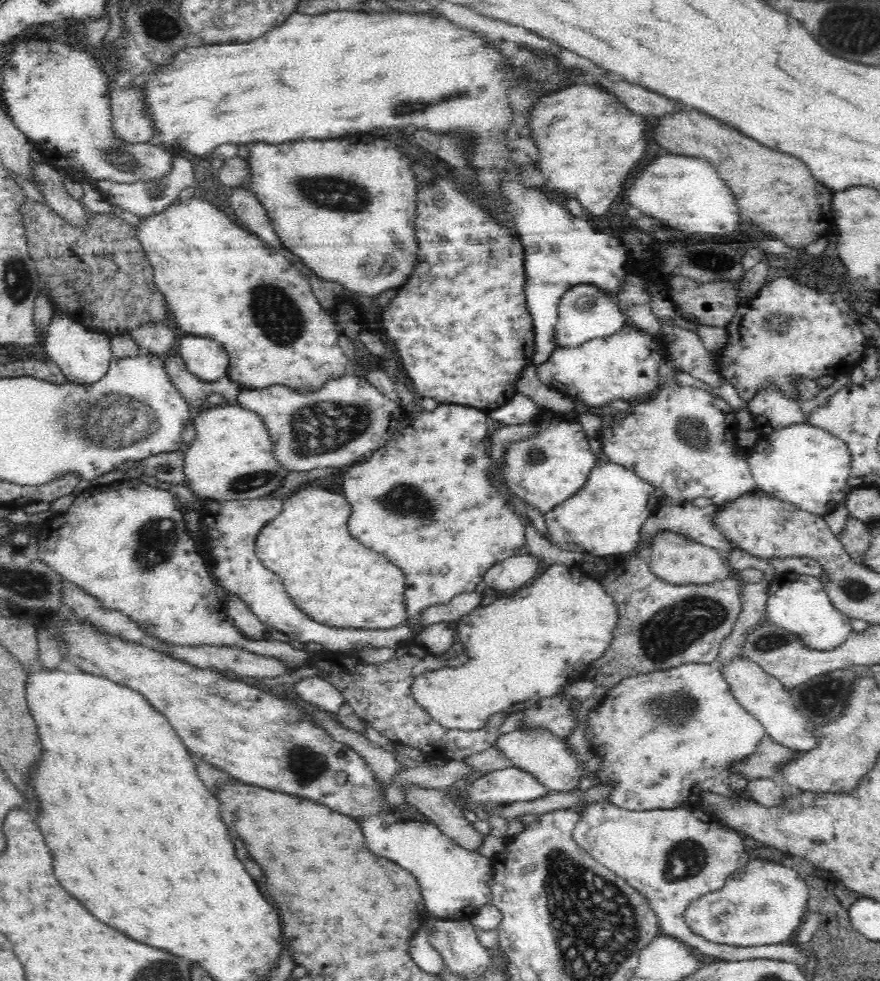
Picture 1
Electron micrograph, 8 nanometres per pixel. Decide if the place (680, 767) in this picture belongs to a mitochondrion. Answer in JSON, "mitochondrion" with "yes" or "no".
{"mitochondrion":"no"}

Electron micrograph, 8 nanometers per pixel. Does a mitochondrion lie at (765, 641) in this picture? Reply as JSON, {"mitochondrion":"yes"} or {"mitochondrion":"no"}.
{"mitochondrion":"yes"}

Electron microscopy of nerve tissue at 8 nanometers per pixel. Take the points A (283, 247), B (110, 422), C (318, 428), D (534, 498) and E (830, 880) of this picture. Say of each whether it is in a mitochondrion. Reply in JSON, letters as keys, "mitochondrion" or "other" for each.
{"A":"other","B":"mitochondrion","C":"mitochondrion","D":"other","E":"other"}

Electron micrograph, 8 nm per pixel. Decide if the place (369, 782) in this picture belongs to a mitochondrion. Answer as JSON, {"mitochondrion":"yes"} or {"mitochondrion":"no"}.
{"mitochondrion":"no"}

